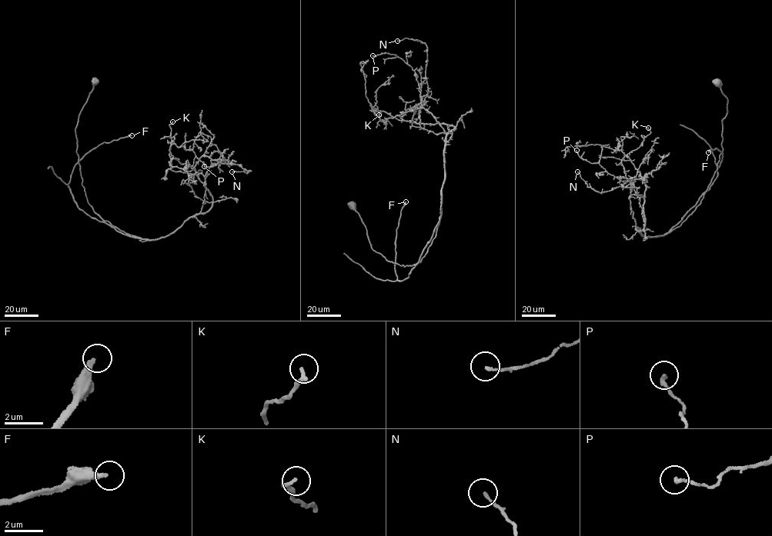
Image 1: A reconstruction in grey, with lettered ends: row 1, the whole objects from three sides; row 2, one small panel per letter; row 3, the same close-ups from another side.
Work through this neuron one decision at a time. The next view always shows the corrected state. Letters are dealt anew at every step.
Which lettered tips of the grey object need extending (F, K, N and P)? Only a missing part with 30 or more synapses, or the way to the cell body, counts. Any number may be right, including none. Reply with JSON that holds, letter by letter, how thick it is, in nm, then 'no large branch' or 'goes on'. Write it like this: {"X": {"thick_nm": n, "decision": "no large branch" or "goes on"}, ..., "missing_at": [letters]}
{"F": {"thick_nm": 280, "decision": "goes on"}, "K": {"thick_nm": 200, "decision": "no large branch"}, "N": {"thick_nm": 130, "decision": "no large branch"}, "P": {"thick_nm": 200, "decision": "no large branch"}, "missing_at": ["F"]}

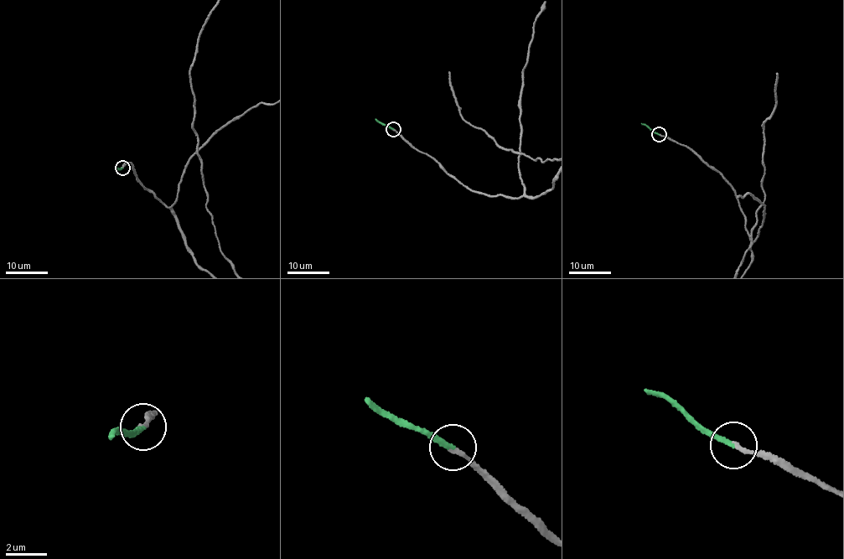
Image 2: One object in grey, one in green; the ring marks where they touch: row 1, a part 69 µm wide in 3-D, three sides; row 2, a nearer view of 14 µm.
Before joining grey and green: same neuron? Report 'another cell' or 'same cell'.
same cell

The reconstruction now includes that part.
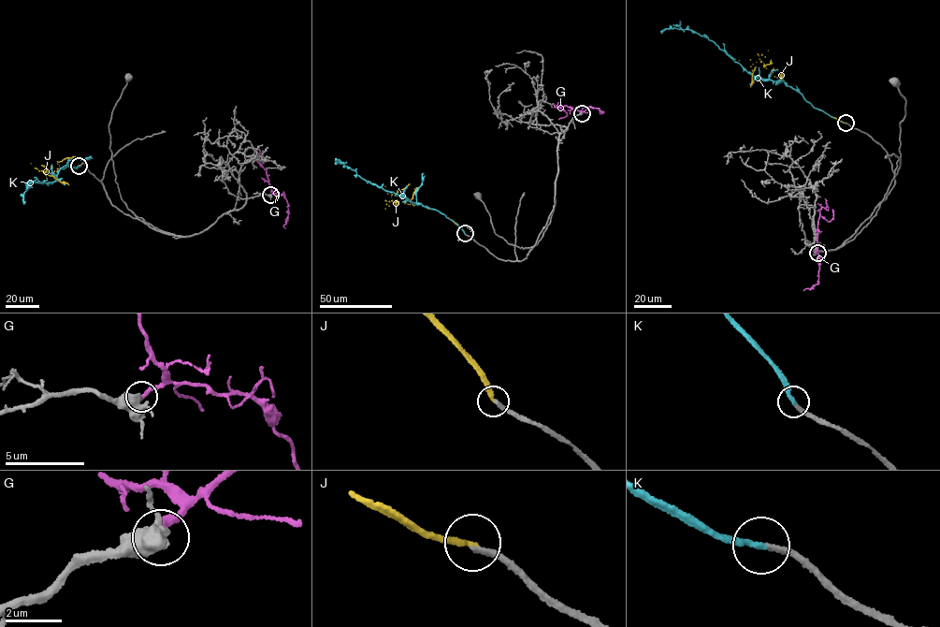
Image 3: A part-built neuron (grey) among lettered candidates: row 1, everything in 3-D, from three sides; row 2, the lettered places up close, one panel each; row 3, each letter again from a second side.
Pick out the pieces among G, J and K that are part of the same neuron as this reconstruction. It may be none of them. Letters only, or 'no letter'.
G, K

